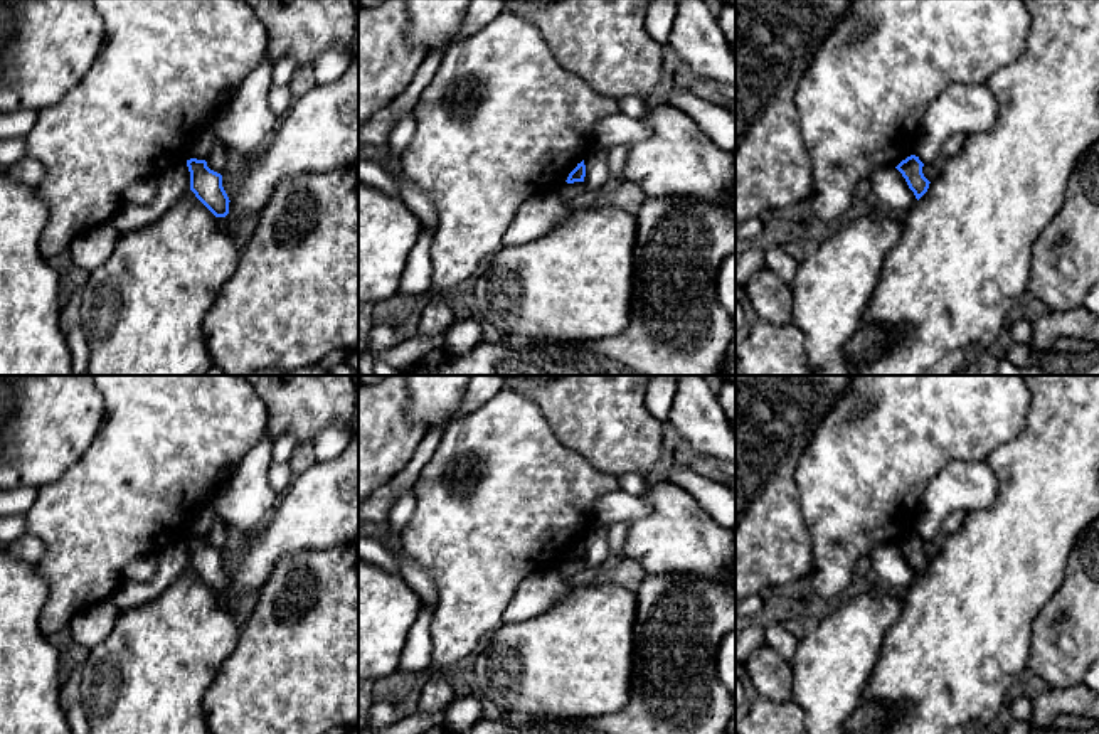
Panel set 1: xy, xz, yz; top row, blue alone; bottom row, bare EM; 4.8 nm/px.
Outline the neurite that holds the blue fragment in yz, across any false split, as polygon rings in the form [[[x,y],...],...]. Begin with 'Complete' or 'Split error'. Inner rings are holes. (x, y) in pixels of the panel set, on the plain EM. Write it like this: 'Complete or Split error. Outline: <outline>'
Complete. Outline: [[[916,532],[907,534],[895,544],[905,556],[909,566],[914,569],[917,577],[927,569],[929,561],[931,561],[924,554],[922,544],[924,540]]]

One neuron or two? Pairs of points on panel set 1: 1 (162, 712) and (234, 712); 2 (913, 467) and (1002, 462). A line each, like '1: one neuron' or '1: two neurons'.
1: two neurons
2: two neurons

